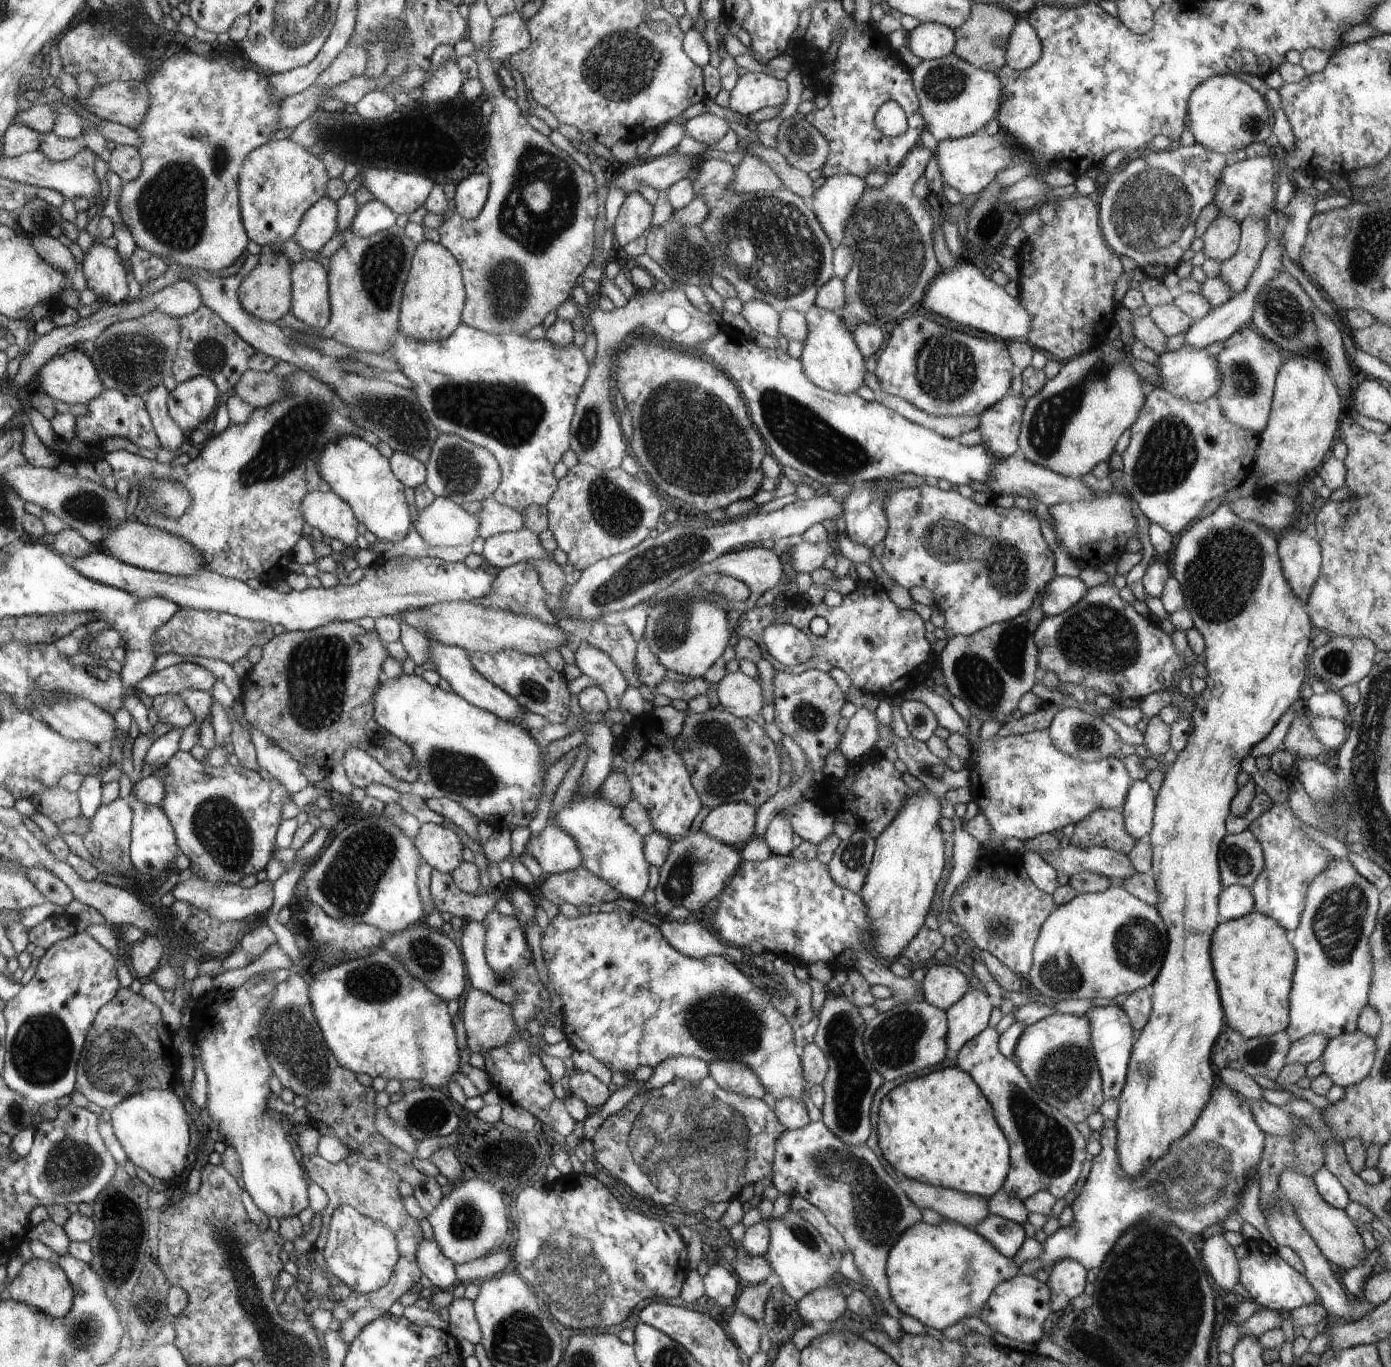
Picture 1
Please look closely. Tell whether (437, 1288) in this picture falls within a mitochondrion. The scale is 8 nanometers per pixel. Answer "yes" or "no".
no

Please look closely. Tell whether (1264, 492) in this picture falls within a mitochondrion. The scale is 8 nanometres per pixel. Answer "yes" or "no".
no

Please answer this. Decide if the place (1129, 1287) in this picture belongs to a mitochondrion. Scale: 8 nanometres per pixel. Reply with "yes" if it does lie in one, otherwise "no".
yes

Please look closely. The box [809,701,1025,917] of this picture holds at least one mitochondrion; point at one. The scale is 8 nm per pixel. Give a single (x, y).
(853, 857)

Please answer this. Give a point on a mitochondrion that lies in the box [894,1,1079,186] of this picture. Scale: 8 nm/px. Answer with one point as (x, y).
(945, 83)

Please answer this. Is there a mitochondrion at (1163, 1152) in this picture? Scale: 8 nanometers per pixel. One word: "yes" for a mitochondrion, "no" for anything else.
yes

